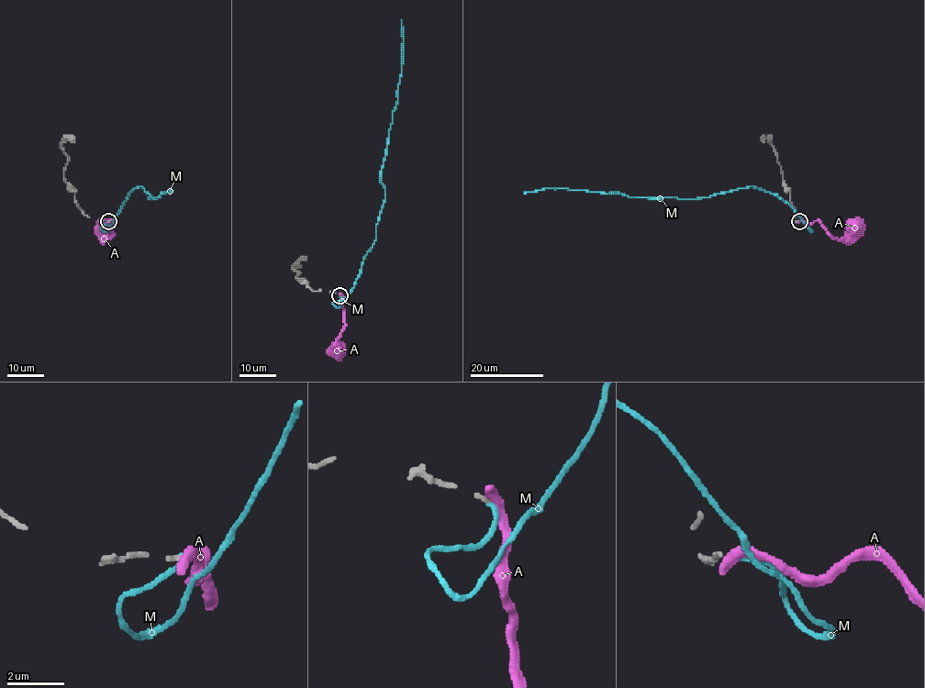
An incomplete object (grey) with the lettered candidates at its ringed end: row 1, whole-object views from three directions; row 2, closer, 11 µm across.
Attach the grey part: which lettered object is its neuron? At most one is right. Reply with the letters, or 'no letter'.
M

